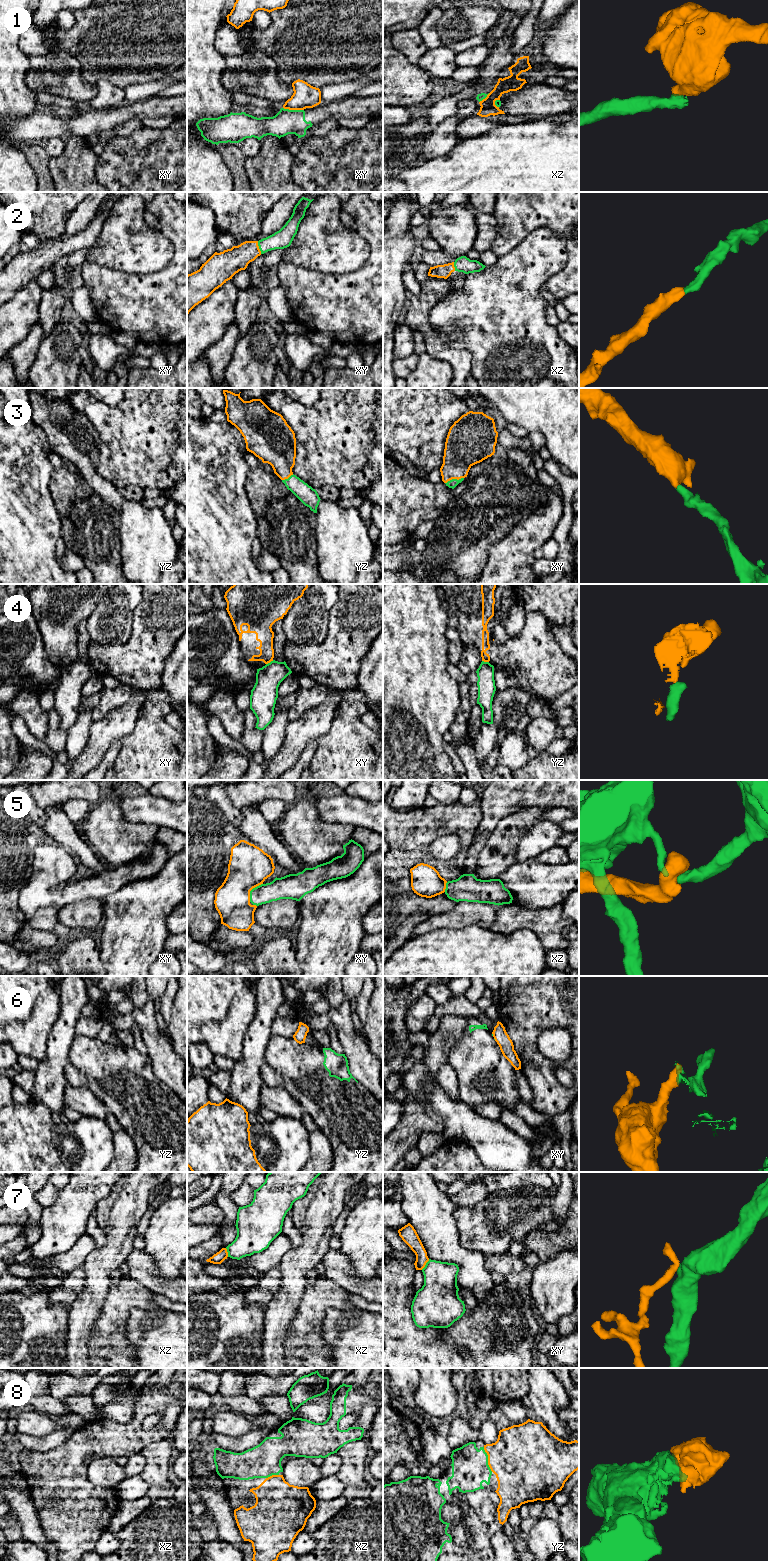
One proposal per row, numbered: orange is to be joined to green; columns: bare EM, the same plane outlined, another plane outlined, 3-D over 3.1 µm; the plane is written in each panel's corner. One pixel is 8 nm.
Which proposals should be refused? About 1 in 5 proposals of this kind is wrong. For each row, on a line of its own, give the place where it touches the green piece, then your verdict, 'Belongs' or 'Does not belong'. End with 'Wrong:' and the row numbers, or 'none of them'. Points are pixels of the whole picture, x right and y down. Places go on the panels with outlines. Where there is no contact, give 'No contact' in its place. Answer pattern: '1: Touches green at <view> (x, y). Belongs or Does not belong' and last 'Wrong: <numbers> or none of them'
1: Touches green at xy (293, 110). Does not belong
2: Touches green at xy (259, 247). Belongs
3: Touches green at xy (454, 479). Belongs
4: Touches green at xy (270, 662). Does not belong
5: Touches green at xy (251, 890). Belongs
6: No contact. Does not belong
7: Touches green at xy (426, 1264). Does not belong
8: Touches green at yz (487, 1459). Belongs
Wrong: 1, 4, 6, 7

